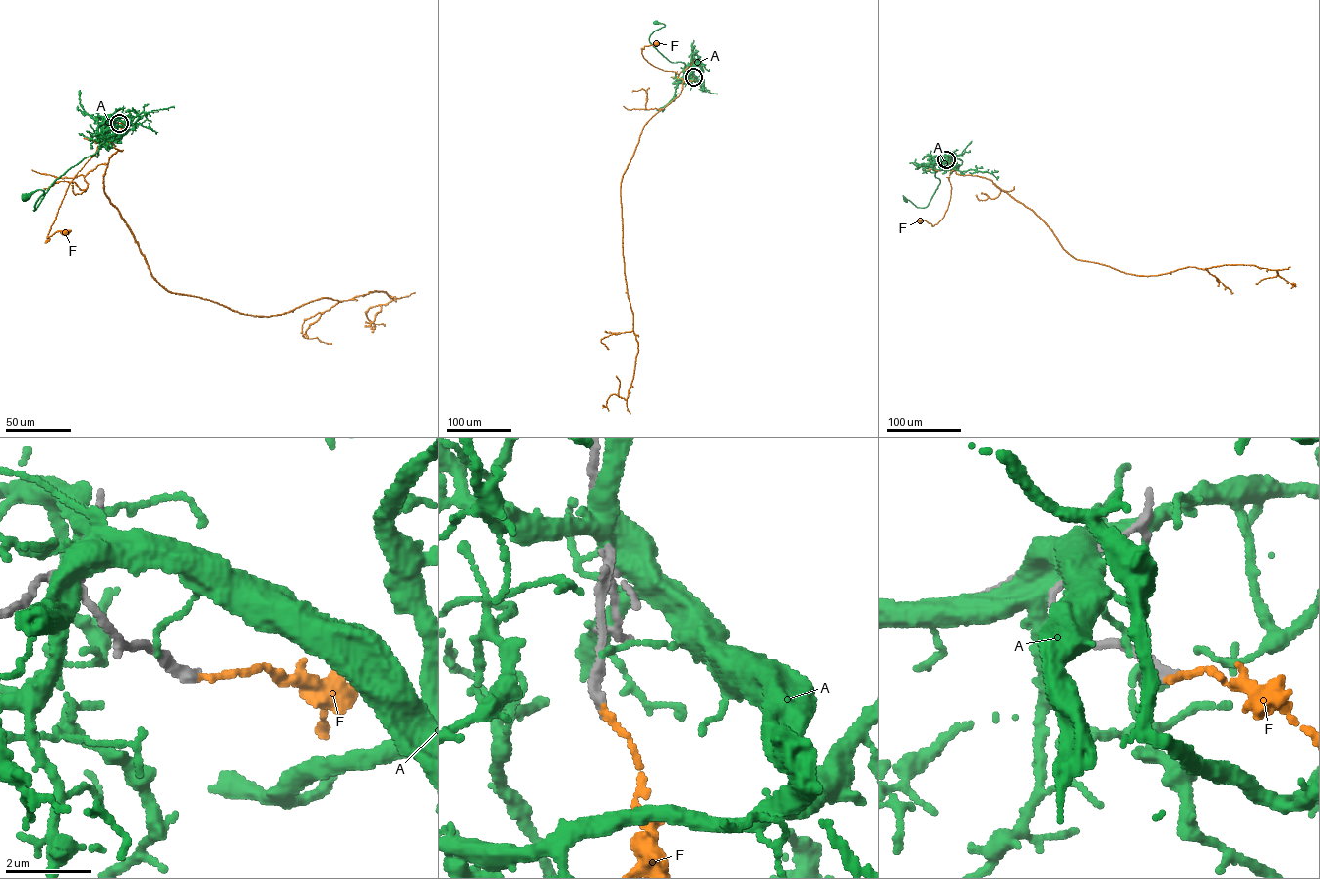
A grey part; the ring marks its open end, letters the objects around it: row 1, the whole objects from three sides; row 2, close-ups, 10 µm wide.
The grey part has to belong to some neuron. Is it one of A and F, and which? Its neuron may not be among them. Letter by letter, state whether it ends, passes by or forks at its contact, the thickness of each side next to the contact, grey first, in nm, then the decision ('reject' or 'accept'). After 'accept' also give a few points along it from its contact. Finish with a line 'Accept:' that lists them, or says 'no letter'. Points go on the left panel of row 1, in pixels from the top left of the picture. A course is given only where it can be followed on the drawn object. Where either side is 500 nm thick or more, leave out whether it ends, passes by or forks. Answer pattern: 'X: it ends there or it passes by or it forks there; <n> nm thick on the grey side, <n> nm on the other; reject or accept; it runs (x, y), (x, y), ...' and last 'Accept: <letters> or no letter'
A: it ends there; 190 nm thick on the grey side, 120 nm on the other; reject
F: it ends there; 240 nm thick on the grey side, 110 nm on the other; accept; it runs (118, 123), (122, 128), (111, 139), (95, 141), (95, 154), (69, 184), (45, 242), (56, 232), (66, 232)
Accept: F

